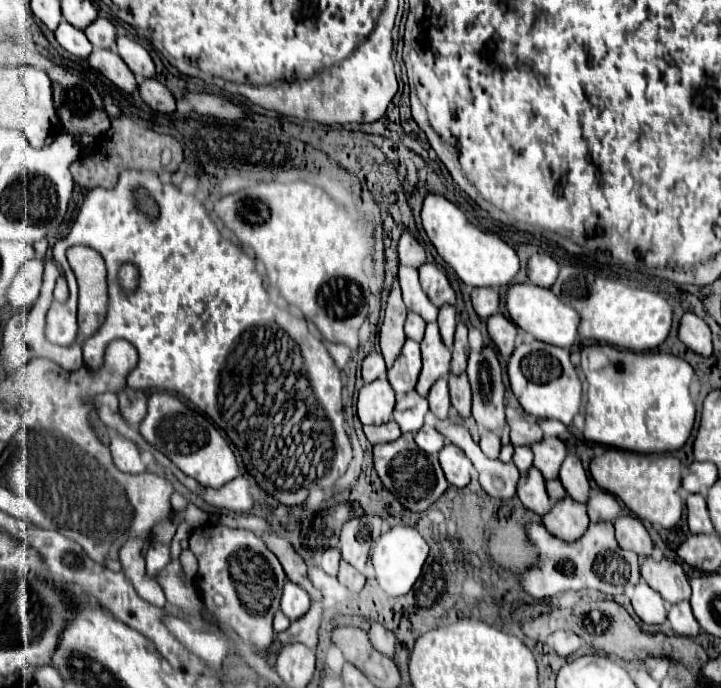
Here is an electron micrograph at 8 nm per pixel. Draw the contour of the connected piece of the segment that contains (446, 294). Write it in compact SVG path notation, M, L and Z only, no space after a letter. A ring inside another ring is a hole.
M424 262L418 270L420 270L420 284L436 306L442 306L444 302L450 302L450 304L456 302L454 290L452 290L446 274L436 264Z

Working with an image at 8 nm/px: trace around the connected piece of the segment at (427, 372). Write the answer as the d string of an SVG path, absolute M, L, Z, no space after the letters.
M426 324L426 334L422 340L422 372L416 384L418 394L428 396L430 386L438 378L446 378L450 374L450 350L442 344L438 324Z

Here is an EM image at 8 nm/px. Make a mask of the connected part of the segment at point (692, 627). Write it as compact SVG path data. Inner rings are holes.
M678 602L668 606L668 624L676 634L682 636L696 636L700 632L700 626L690 610L690 602Z

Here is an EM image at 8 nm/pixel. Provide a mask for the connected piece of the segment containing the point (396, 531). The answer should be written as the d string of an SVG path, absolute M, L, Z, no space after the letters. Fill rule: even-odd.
M394 526L388 532L384 532L376 542L376 546L372 548L372 566L380 588L390 596L406 594L420 576L426 556L428 556L428 544L412 526Z

